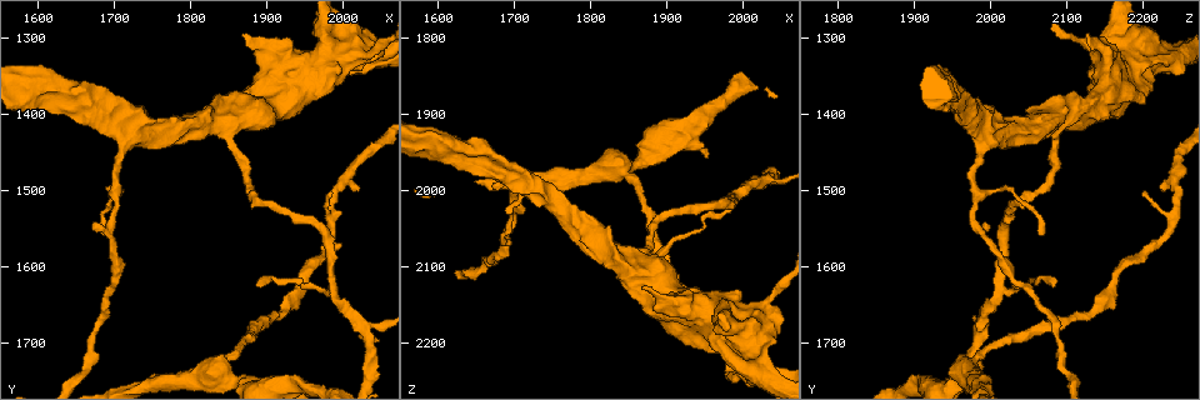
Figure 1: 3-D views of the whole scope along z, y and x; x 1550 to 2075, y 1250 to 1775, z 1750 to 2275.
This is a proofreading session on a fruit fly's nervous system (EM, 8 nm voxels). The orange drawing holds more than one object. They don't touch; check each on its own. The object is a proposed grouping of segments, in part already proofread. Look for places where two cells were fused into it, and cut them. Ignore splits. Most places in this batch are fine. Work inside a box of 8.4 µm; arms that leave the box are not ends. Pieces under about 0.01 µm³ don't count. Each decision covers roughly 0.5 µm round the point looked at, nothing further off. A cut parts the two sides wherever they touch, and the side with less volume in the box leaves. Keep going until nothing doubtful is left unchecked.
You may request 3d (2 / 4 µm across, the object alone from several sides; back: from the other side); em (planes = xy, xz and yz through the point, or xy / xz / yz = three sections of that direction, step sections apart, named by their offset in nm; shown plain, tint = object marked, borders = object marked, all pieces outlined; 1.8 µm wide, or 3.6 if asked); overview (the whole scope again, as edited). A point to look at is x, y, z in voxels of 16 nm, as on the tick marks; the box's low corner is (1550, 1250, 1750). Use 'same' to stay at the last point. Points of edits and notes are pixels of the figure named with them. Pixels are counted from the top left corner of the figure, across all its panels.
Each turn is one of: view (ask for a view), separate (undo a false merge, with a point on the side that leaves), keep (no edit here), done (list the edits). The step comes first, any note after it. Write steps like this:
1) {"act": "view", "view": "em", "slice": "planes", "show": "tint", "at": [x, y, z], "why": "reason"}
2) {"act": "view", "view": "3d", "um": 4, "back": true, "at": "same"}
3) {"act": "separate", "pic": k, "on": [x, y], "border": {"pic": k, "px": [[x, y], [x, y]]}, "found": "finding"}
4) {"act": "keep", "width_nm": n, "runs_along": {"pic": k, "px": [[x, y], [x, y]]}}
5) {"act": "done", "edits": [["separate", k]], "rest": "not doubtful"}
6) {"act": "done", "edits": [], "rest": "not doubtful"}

{"act": "view", "view": "3d", "um": 2, "at": [1725, 1430, 2000], "why": "abrupt turn"}

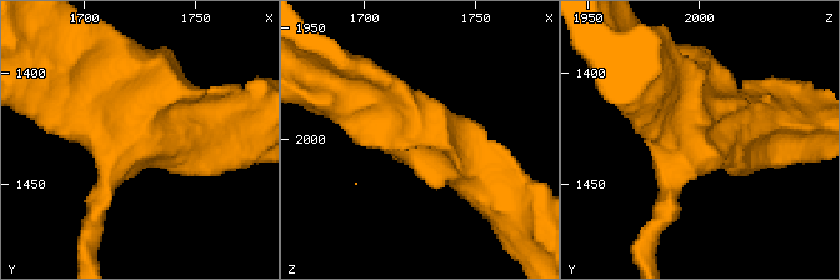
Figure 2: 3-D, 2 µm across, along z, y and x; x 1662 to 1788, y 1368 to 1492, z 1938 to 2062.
{"act": "view", "view": "em", "slice": "planes", "show": "plain", "at": [1725, 1428, 1998], "why": "shape alone is not enough"}

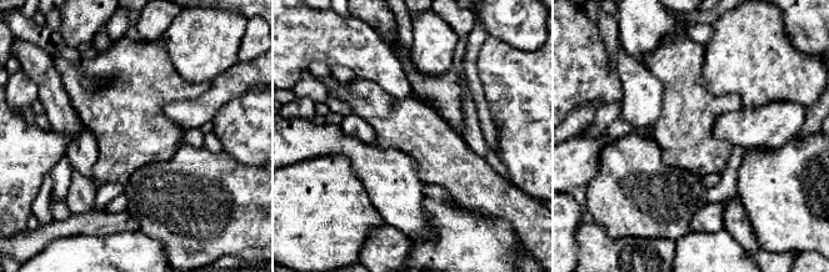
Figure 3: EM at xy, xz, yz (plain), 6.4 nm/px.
{"act": "view", "view": "em", "slice": "planes", "show": "tint", "at": "same"}

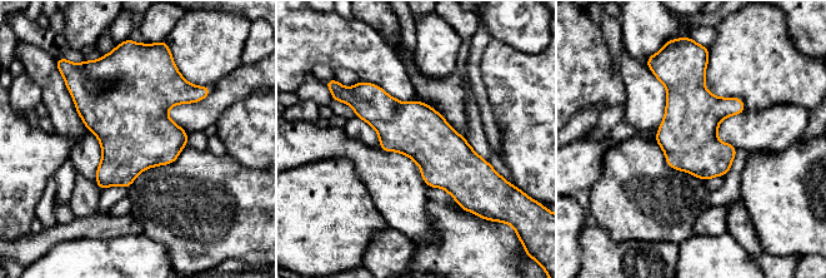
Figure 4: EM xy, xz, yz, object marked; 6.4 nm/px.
{"act": "keep", "runs_along": {"pic": 4, "px": [[353, 102], [486, 167]]}, "found": "one cell here"}

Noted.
{"act": "view", "view": "em", "slice": "xy", "step": 8, "show": "tint", "at": [1655, 1390, 1960], "why": "branch point"}

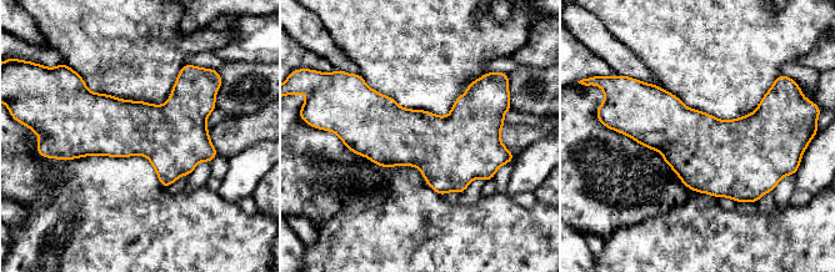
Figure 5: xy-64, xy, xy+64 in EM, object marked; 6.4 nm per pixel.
{"act": "view", "view": "em", "slice": "planes", "show": "tint", "at": "same", "why": "another direction"}

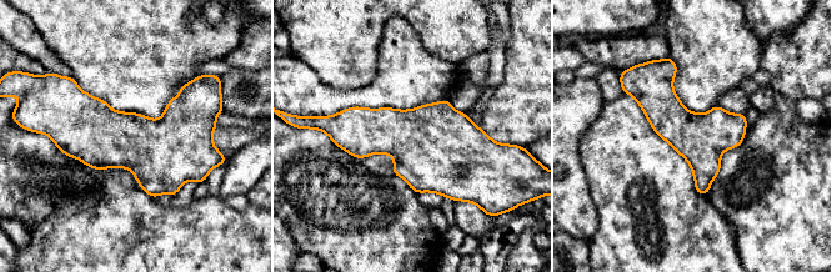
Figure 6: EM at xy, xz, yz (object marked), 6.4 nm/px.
{"act": "keep", "width_nm": 320, "found": "continuous, no second cell"}

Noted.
{"act": "view", "view": "3d", "um": 4, "at": [1900, 1375, 2160]}

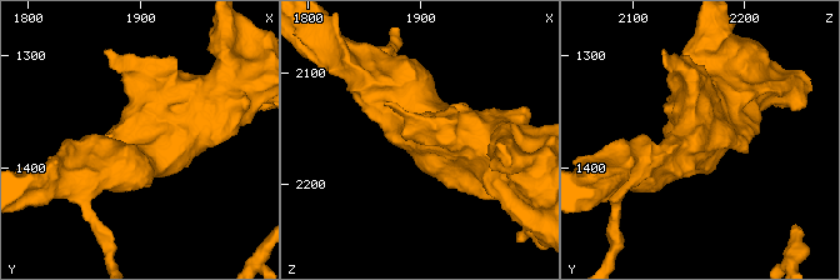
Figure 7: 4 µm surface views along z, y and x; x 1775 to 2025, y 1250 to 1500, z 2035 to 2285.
{"act": "view", "view": "em", "um": 3.6, "slice": "planes", "show": "tint", "at": [1902, 1374, 2156], "why": "need the tissue"}

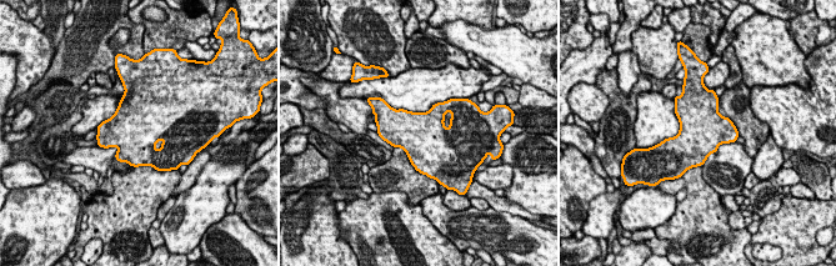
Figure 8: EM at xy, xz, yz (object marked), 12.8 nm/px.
{"act": "keep", "found": "continuous, no second cell"}

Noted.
{"act": "view", "view": "3d", "um": 2, "at": [2030, 1685, 1985], "why": "three arms meet"}

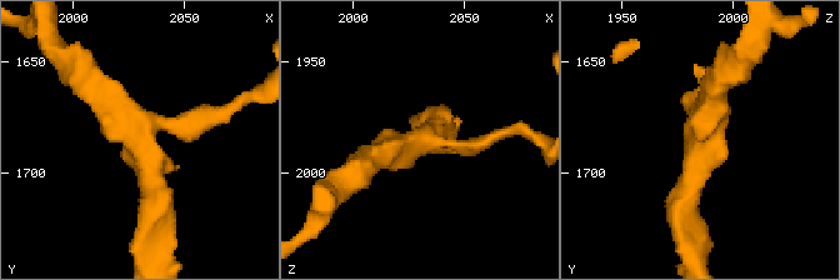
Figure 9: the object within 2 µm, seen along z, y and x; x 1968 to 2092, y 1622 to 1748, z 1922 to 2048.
{"act": "view", "view": "em", "slice": "planes", "show": "tint", "at": [2028, 1685, 1986], "arms": 3}

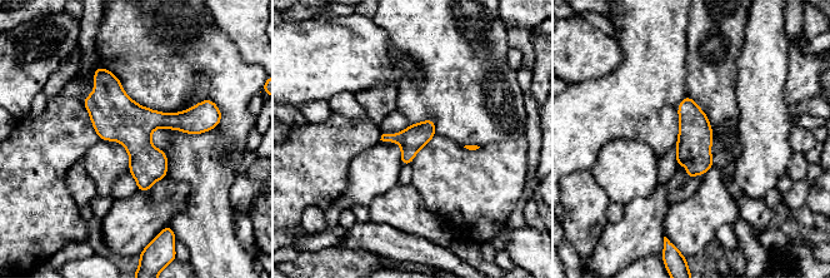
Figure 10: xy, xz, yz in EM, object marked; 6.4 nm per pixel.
{"act": "keep", "runs_along": {"pic": 10, "px": [[86, 103], [124, 120], [206, 125]]}, "found": "all the same cell"}

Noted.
{"act": "done", "edits": [], "rest": "not doubtful"}

